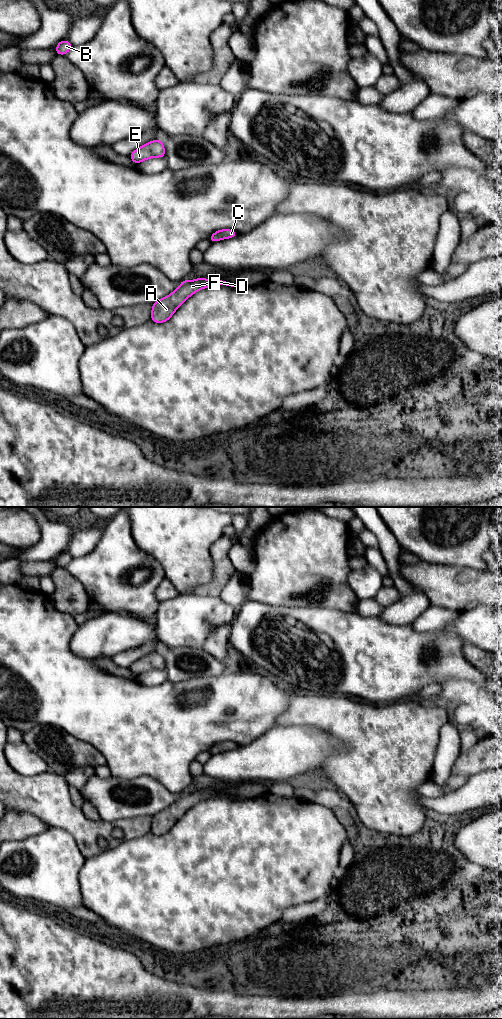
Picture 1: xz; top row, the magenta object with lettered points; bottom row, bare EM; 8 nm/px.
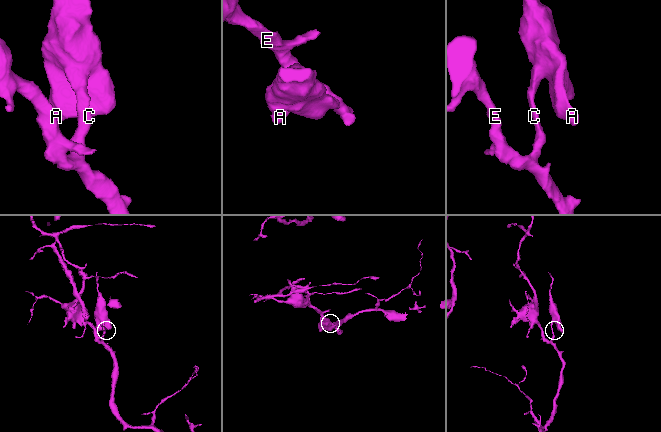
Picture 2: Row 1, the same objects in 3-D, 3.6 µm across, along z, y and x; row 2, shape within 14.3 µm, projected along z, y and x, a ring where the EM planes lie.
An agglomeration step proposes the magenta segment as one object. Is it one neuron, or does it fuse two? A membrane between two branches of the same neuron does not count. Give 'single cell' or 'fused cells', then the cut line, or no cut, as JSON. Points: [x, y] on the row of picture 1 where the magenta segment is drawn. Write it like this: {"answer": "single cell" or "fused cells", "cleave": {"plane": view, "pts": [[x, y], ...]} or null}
{"answer": "single cell", "cleave": null}

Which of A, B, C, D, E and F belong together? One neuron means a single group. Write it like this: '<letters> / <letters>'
A B C D E F

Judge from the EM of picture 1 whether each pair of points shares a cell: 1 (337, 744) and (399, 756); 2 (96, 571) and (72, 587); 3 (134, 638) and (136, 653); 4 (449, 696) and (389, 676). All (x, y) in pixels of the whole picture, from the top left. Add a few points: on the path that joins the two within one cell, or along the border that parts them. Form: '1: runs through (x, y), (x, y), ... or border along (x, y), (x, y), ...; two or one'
1: border along (324, 731), (343, 742), (343, 749), (325, 760); two
2: border along (63, 567), (81, 583), (90, 600); two
3: border along (158, 640), (122, 650), (113, 655); two
4: border along (463, 679), (449, 679), (440, 684); two

